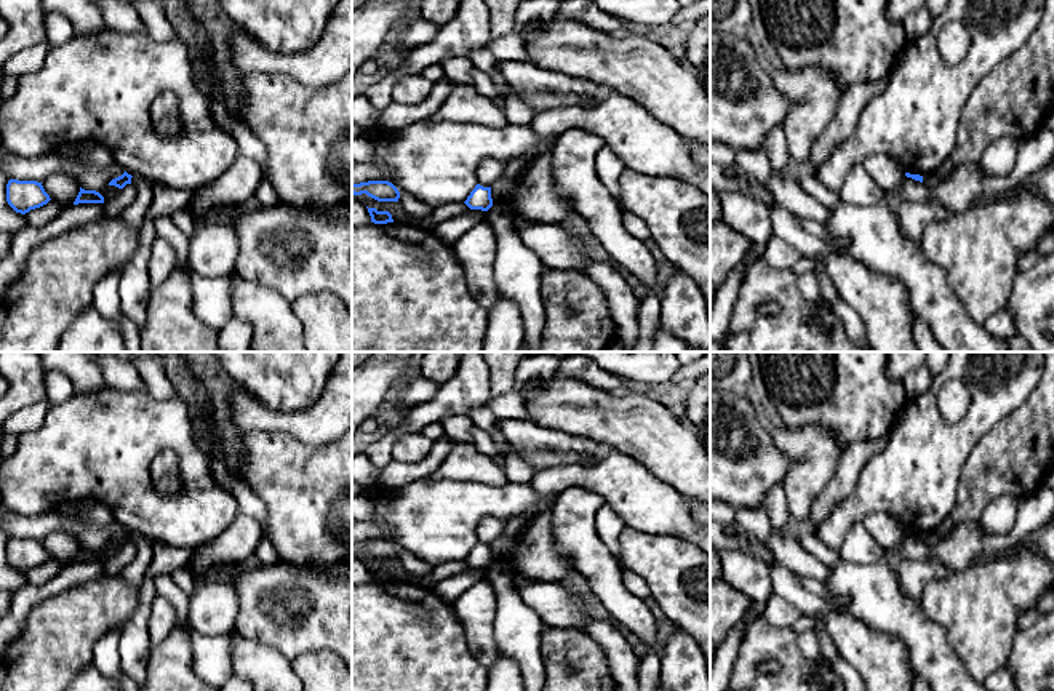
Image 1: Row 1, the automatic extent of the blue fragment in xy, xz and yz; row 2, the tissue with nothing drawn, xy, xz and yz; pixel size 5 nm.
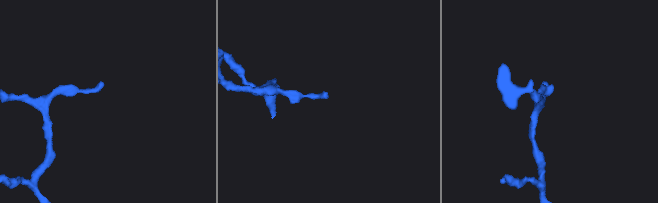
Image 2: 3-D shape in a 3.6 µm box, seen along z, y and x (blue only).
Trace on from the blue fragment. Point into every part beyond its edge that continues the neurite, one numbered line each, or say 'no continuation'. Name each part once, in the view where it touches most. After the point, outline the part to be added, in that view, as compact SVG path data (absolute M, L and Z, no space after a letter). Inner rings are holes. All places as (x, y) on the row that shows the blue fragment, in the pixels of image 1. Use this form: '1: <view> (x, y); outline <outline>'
no continuation

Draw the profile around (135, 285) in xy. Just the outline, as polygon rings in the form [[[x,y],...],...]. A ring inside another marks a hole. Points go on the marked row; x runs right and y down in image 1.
[[[154,184],[154,198],[146,219],[139,229],[139,245],[130,262],[123,267],[118,278],[118,296],[122,314],[139,330],[147,318],[147,304],[152,291],[152,280],[147,272],[152,243],[155,242],[155,219],[171,214],[181,208],[189,208],[192,190],[176,189],[165,184]]]

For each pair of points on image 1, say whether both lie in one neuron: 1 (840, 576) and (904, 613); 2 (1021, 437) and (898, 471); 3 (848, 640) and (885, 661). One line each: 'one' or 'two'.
1: one
2: two
3: one

